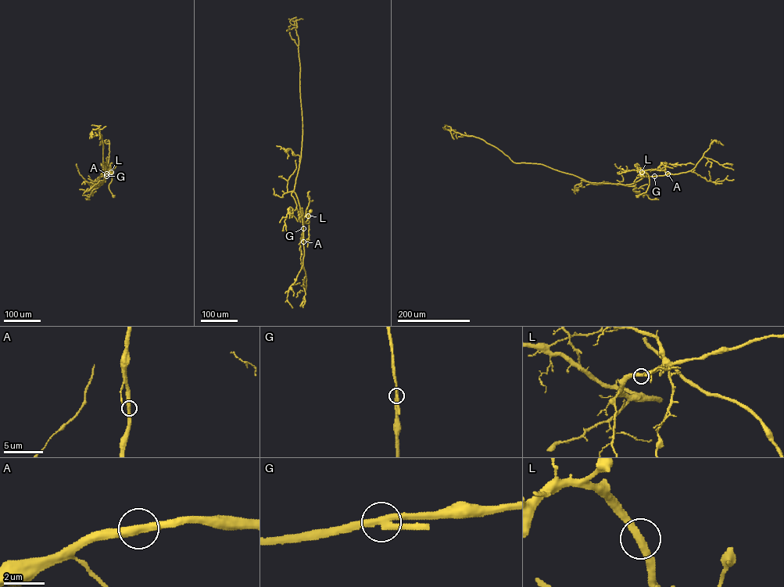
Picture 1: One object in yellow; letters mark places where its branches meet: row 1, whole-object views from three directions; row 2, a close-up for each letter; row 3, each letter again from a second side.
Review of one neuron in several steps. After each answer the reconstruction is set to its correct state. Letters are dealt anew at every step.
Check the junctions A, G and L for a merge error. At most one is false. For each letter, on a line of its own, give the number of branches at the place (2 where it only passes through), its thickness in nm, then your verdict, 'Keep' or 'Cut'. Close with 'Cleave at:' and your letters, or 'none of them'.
A: Branches: 2. Thickness 360 nm. Keep
G: Branches: 2. Thickness 360 nm. Keep
L: Branches: 2. Thickness 360 nm. Keep
Cleave at: none of them

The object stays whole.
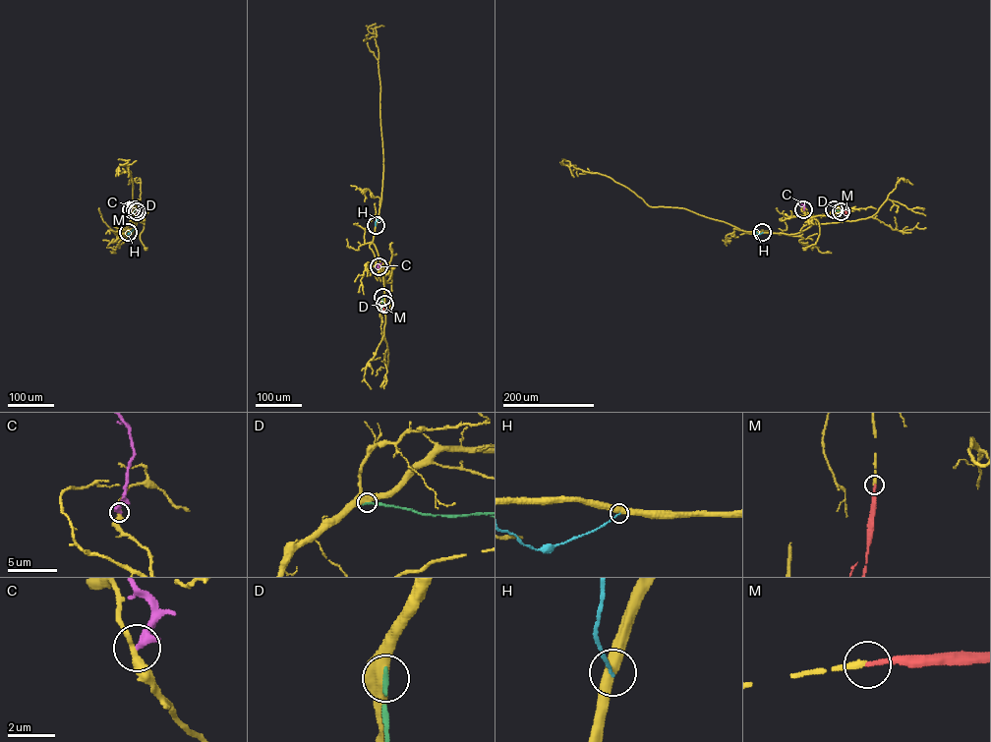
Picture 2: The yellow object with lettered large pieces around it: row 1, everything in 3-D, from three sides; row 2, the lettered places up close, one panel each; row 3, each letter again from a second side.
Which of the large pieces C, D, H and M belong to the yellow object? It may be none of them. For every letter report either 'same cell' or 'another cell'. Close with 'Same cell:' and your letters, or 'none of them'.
C: another cell
D: another cell
H: another cell
M: same cell
Same cell: M

